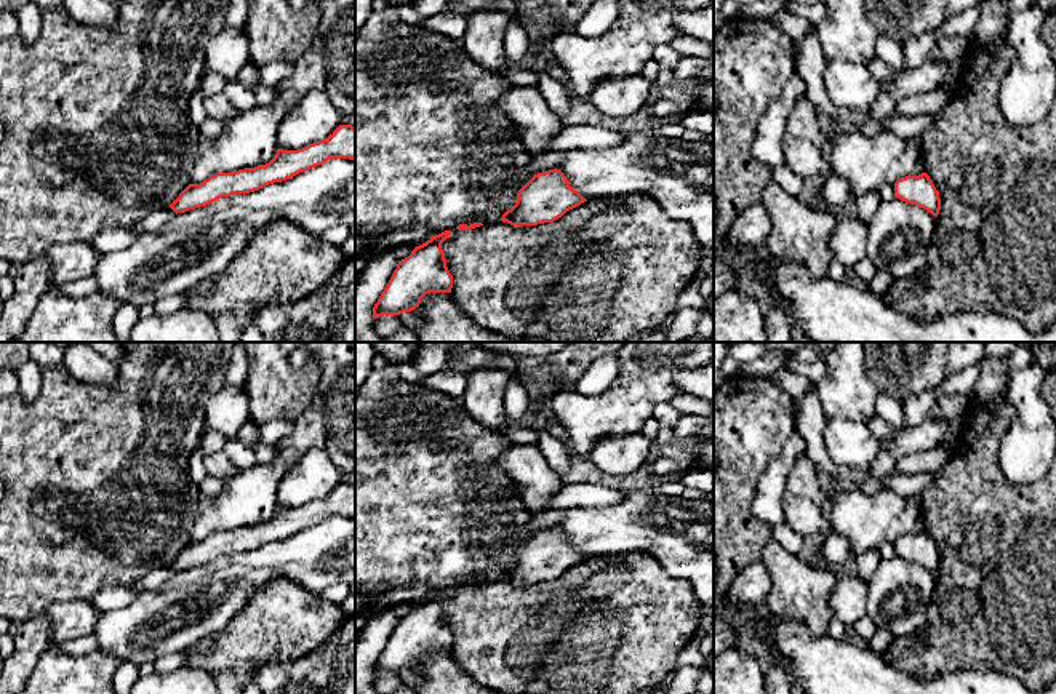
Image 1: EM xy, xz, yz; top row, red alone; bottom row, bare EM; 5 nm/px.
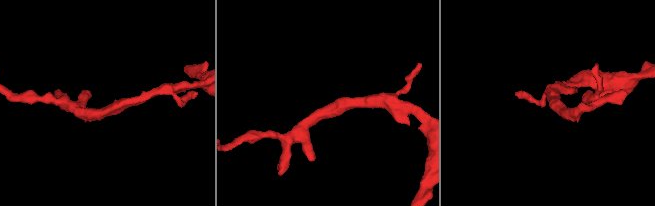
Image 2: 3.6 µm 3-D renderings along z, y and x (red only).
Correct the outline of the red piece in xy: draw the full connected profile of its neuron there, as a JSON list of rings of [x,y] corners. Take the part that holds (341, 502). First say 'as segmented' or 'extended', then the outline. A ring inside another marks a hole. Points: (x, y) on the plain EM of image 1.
as segmented | [[[339,483],[326,497],[298,509],[278,507],[275,515],[266,523],[216,531],[200,542],[189,542],[170,566],[178,572],[206,564],[222,555],[250,552],[269,542],[291,537],[331,517],[355,518],[355,485]]]

